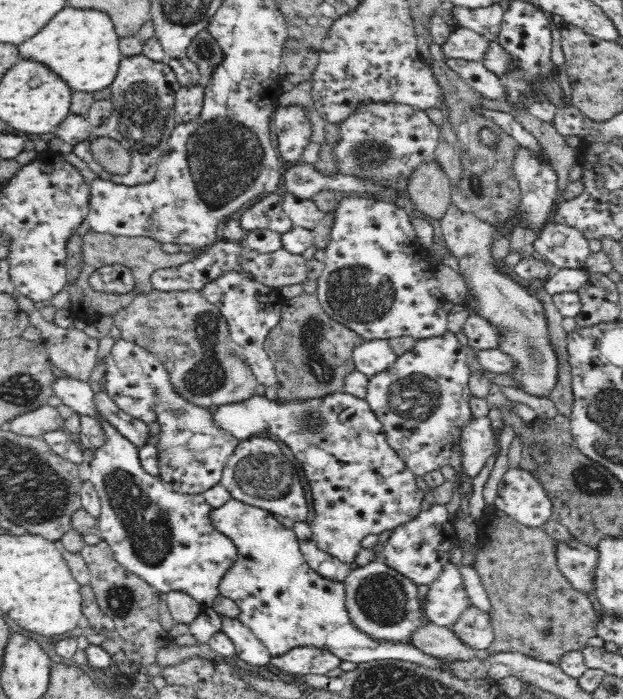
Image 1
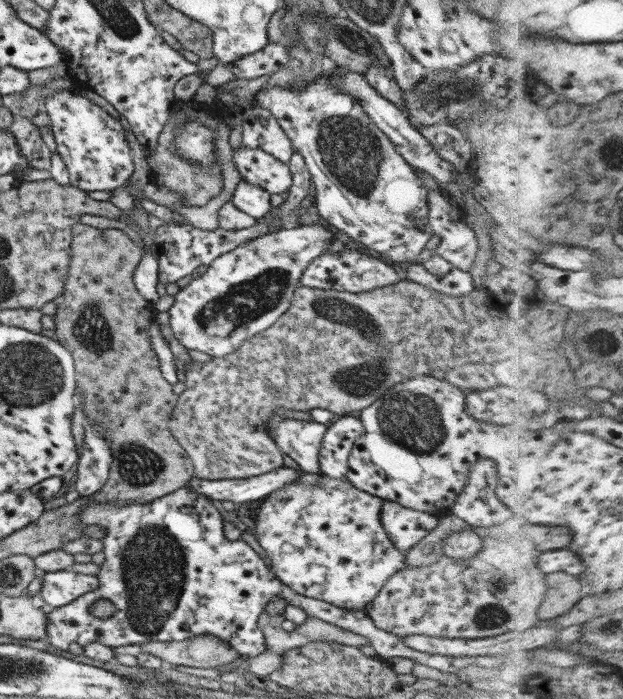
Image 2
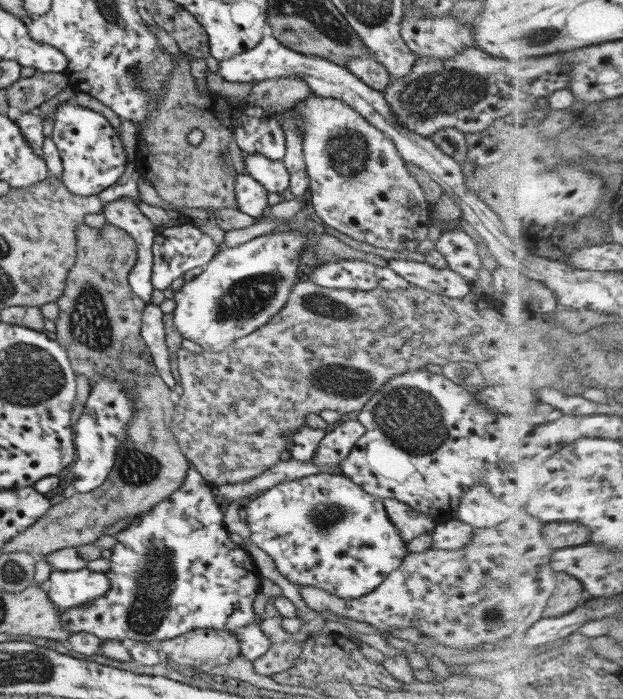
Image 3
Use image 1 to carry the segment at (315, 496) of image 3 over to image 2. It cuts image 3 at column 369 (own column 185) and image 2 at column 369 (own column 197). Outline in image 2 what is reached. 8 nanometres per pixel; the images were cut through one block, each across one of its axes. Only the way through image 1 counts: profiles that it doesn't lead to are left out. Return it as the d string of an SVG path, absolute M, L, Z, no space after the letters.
M321 475L319 481L317 481L317 485L305 485L305 483L299 483L299 481L297 481L297 483L286 484L264 497L263 501L261 501L261 505L259 505L259 509L257 509L255 513L255 517L252 517L255 524L255 529L252 533L259 546L263 548L269 558L274 576L285 584L285 586L289 586L293 592L301 594L301 596L325 601L342 609L358 609L375 597L379 589L381 589L381 585L383 585L391 575L404 567L403 561L405 560L405 554L403 554L403 551L399 551L399 549L393 547L391 539L389 539L386 531L381 526L379 510L382 504L382 499L367 494L365 491L357 490L345 478L329 478L328 476Z

